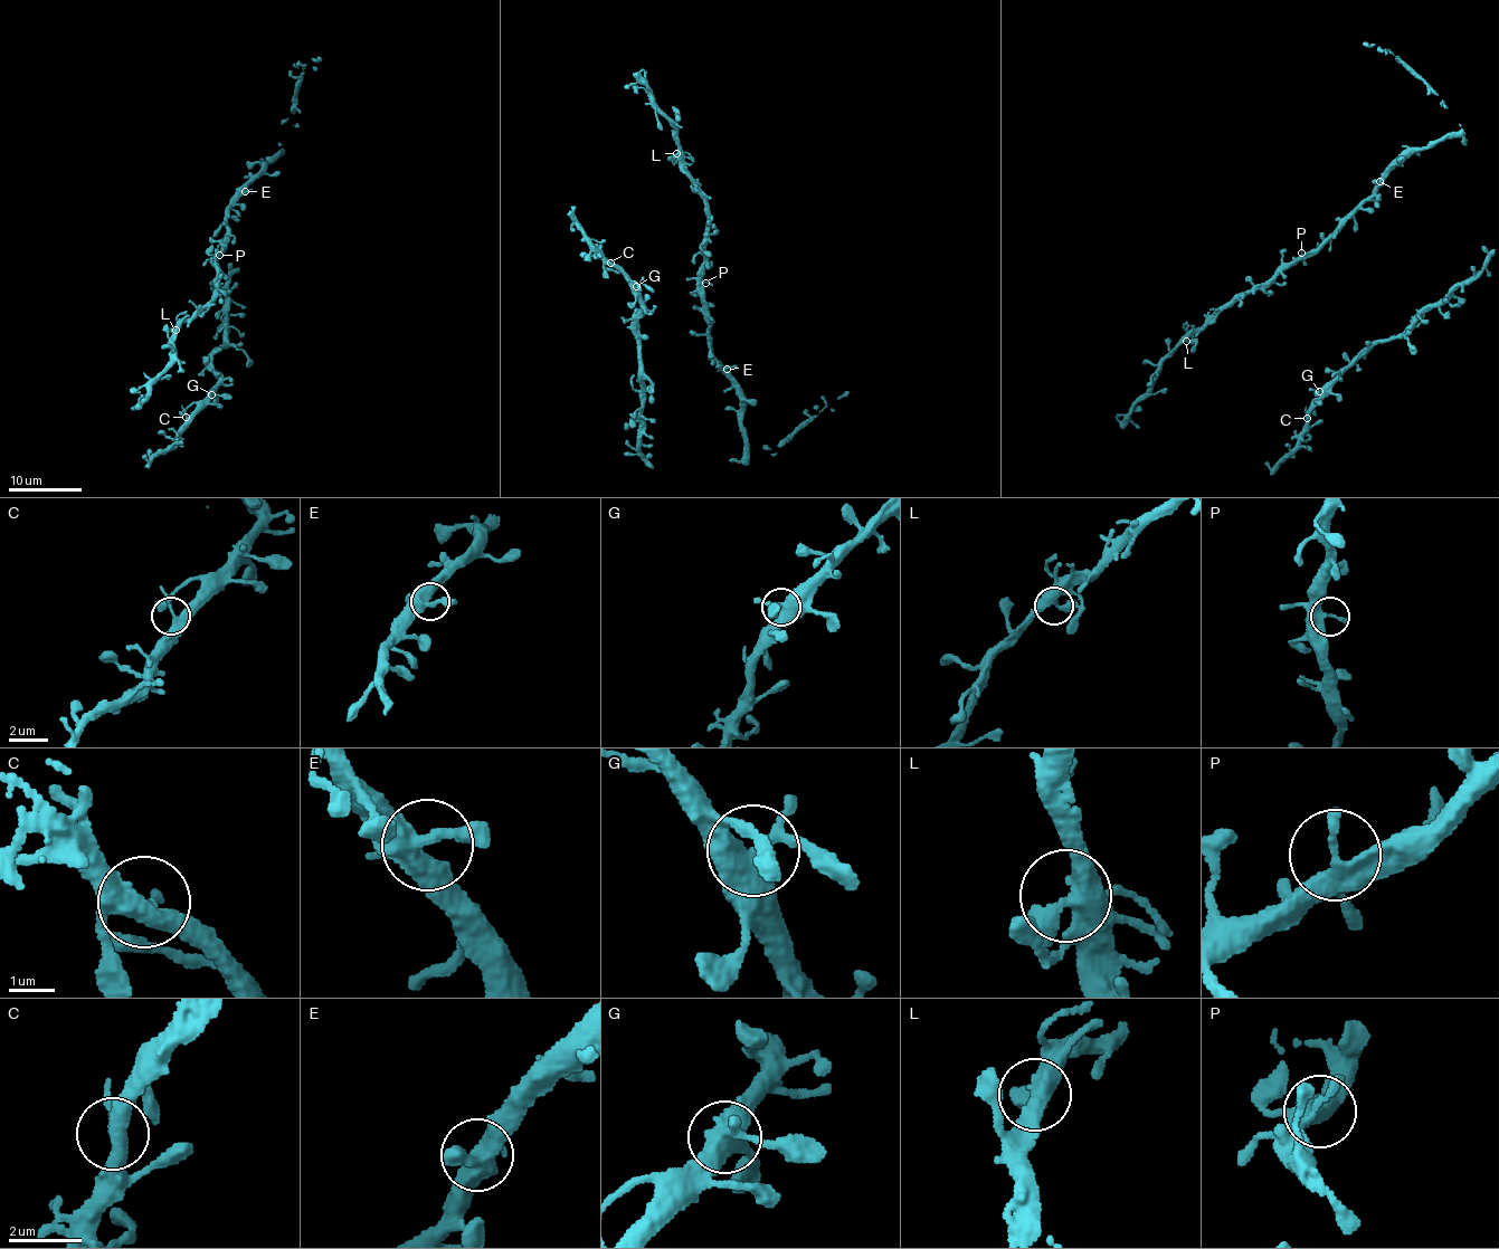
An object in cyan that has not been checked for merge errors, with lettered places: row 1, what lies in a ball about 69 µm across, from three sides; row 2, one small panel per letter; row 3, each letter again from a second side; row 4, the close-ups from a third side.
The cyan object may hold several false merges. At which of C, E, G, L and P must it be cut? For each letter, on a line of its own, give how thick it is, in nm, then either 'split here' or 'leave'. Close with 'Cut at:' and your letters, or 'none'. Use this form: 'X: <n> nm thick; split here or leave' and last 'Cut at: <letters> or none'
C: 320 nm thick; leave
E: 400 nm thick; leave
G: 500 nm thick; leave
L: 480 nm thick; leave
P: 320 nm thick; leave
Cut at: none

